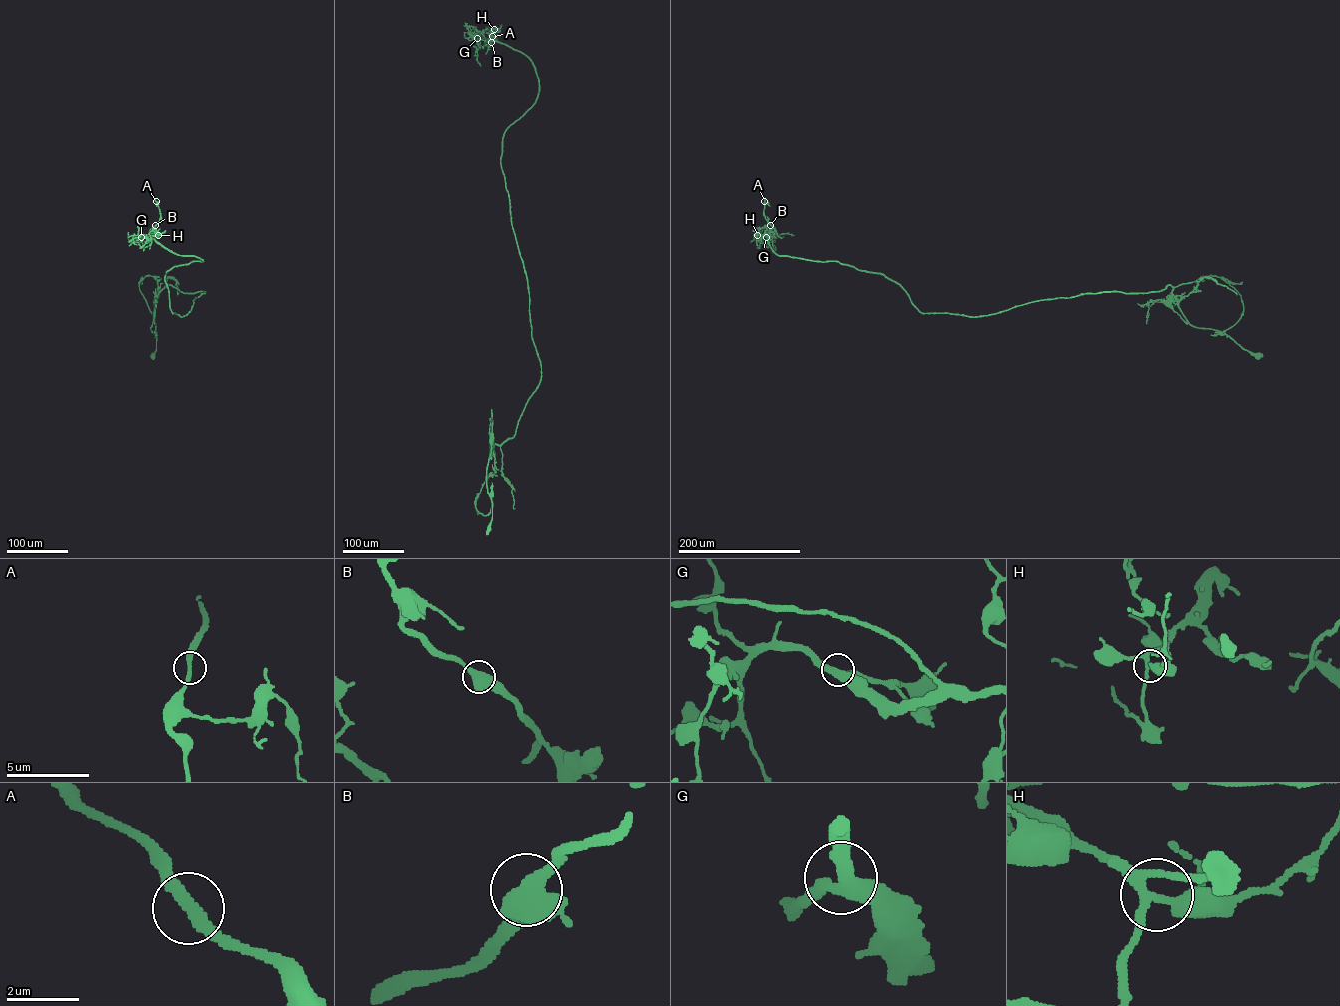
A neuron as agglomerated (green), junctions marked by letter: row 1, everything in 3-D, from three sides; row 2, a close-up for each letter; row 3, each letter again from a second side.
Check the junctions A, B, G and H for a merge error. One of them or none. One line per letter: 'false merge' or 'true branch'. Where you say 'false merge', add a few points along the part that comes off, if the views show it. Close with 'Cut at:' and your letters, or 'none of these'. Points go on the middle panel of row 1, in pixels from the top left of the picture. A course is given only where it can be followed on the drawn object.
A: true branch
B: true branch
G: true branch
H: true branch
Cut at: none of these

